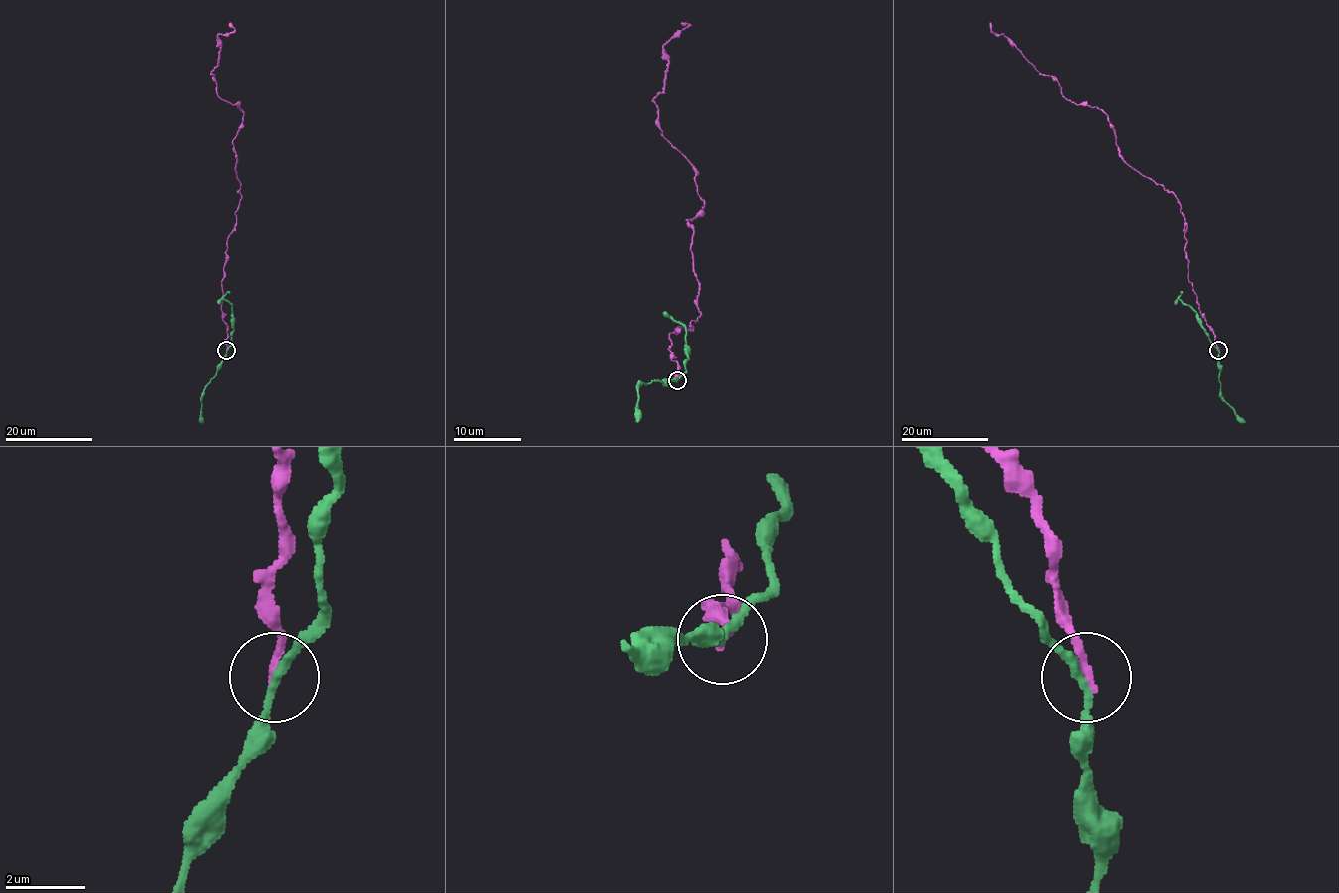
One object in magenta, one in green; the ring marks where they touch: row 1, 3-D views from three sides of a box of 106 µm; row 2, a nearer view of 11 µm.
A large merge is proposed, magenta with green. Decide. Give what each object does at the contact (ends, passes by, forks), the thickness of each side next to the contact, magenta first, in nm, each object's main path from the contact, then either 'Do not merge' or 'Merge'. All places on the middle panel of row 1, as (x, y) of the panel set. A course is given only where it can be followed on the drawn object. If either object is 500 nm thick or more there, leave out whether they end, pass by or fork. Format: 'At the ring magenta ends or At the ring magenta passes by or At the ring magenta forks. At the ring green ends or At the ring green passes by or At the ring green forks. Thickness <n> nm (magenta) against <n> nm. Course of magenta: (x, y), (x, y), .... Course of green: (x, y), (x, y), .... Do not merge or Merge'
At the ring magenta ends. At the ring green passes by. Thickness 200 nm (magenta) against 190 nm. Course of magenta: (678, 380), (669, 336), (698, 317), (686, 220), (703, 203), (654, 100), (683, 22). Course of green: (678, 380), (639, 386), (639, 422). Do not merge

